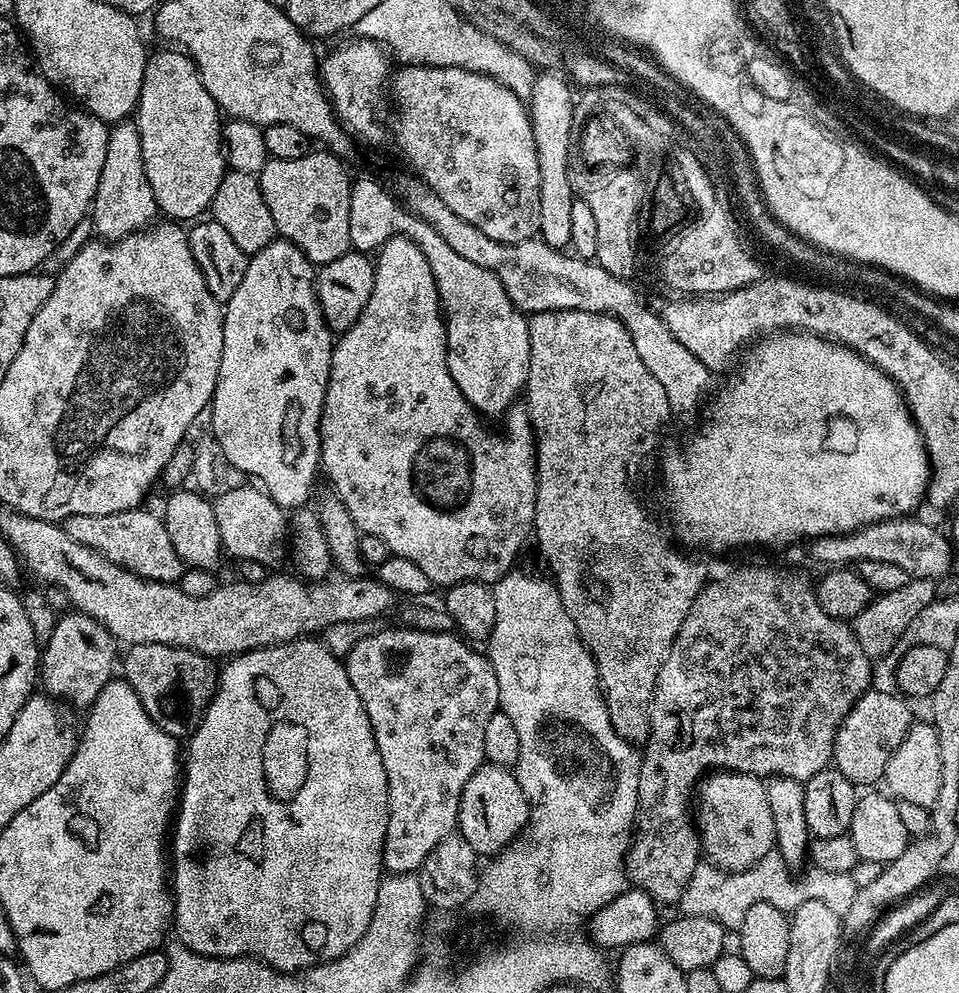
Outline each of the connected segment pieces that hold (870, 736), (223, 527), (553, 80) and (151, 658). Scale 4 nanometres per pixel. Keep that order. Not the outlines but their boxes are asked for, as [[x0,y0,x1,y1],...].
[[832,690,914,786],[212,486,290,566],[530,71,574,250],[122,644,218,738]]

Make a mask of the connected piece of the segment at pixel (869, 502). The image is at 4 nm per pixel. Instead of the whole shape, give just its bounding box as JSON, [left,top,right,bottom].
[664,330,930,552]

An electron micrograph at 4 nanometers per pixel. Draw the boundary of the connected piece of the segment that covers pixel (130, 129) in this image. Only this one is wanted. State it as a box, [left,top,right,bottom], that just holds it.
[90,119,157,242]

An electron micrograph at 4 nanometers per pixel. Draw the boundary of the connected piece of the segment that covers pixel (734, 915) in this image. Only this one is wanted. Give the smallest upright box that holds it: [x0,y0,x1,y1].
[678,850,857,930]

